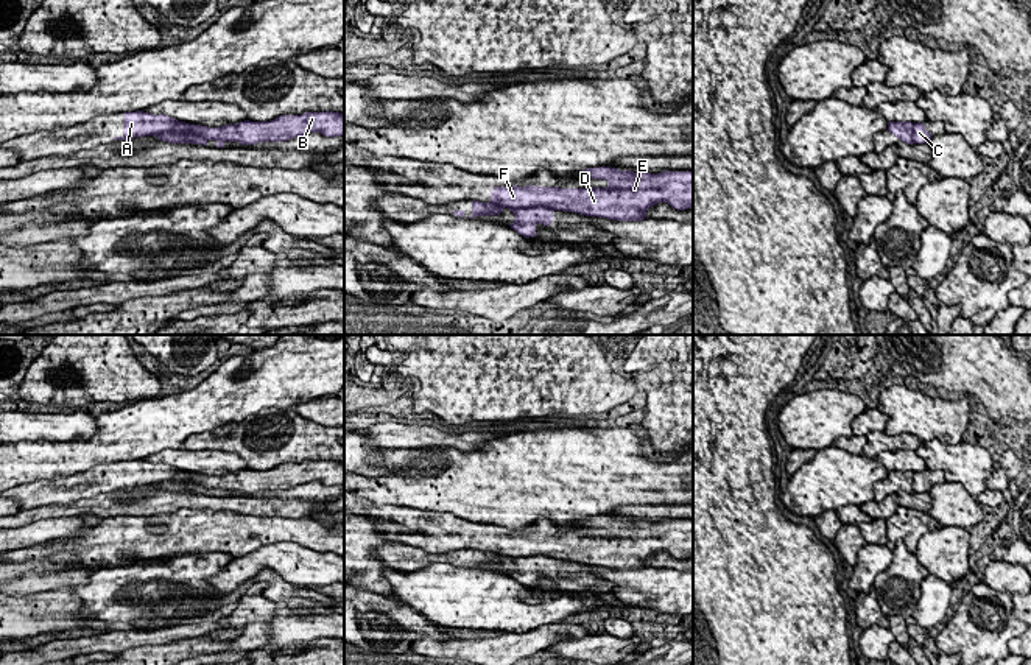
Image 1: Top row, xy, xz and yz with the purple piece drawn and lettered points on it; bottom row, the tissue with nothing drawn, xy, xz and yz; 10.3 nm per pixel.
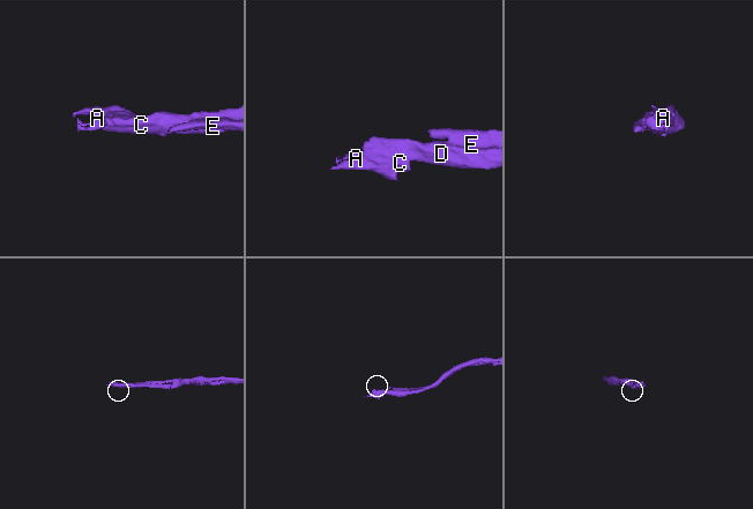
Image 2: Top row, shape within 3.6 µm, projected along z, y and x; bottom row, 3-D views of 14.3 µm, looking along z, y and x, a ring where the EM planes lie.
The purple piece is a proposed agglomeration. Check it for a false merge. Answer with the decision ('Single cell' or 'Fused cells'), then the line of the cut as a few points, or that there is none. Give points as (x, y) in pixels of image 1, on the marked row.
Fused cells. Split along xz (508, 206), (548, 206), (555, 209)

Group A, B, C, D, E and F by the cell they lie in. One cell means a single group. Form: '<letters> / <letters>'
A C / B D E F

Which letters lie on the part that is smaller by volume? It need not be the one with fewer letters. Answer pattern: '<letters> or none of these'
A, C

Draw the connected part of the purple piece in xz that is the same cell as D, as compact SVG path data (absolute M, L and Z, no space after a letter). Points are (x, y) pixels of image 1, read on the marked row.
M611 167L586 168L581 173L584 179L604 179L606 187L598 188L558 188L558 187L494 187L489 202L509 209L526 209L547 206L554 210L575 212L586 216L600 216L617 221L642 221L646 210L657 202L668 202L677 210L693 209L693 171L662 171L651 174L646 171L620 171Z

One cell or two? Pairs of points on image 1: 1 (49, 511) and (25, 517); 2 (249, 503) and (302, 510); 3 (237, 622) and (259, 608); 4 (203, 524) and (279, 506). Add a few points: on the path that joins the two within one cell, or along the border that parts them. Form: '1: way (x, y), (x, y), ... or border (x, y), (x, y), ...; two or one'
1: way (42, 513), (31, 514); one
2: way (262, 506), (290, 508); one
3: way (242, 617), (254, 608); one
4: border (212, 510), (234, 510), (237, 513), (284, 517); two

